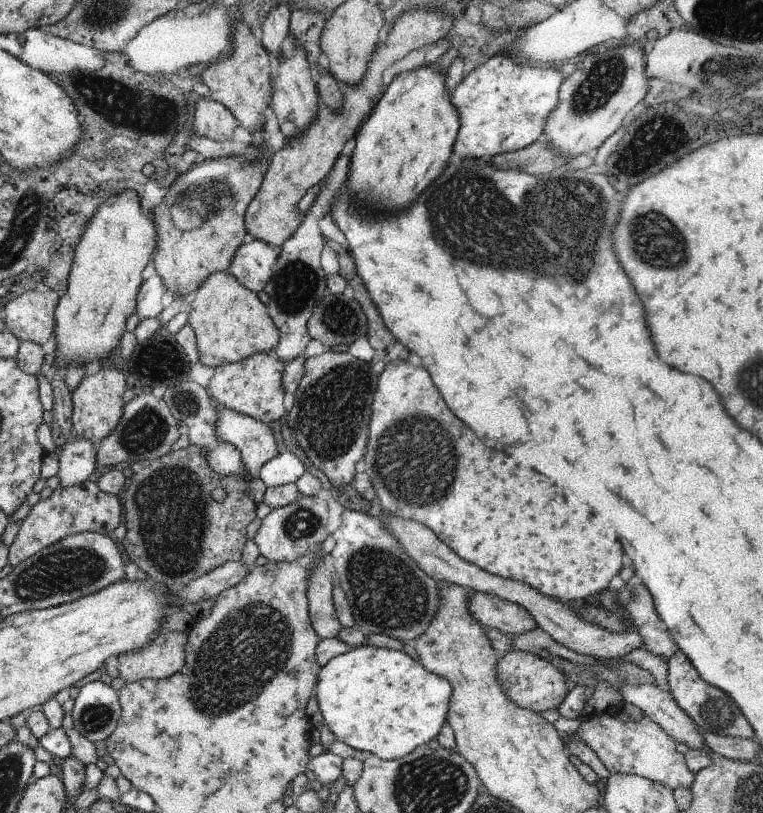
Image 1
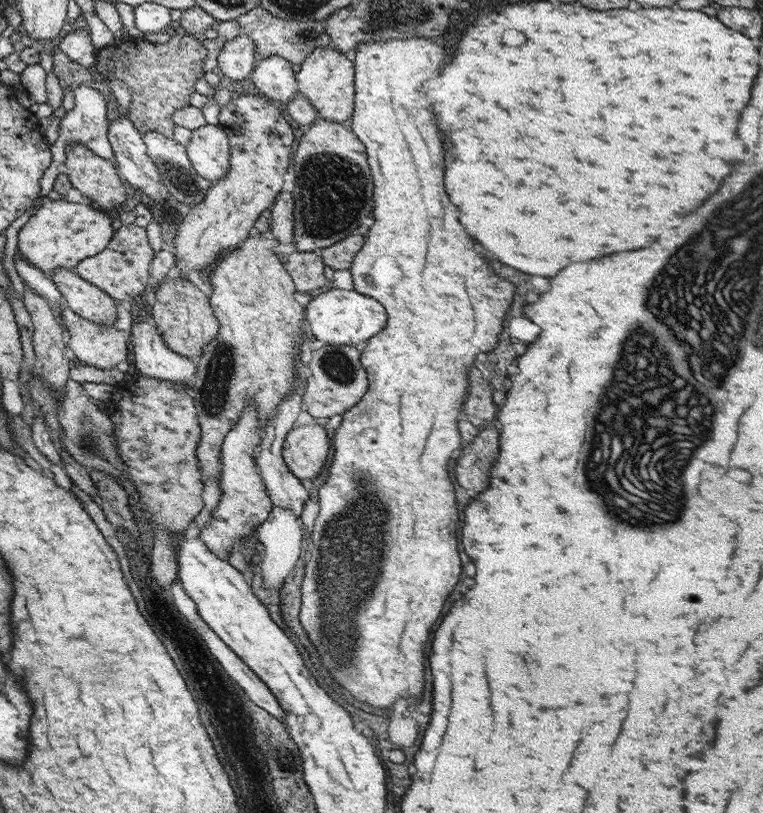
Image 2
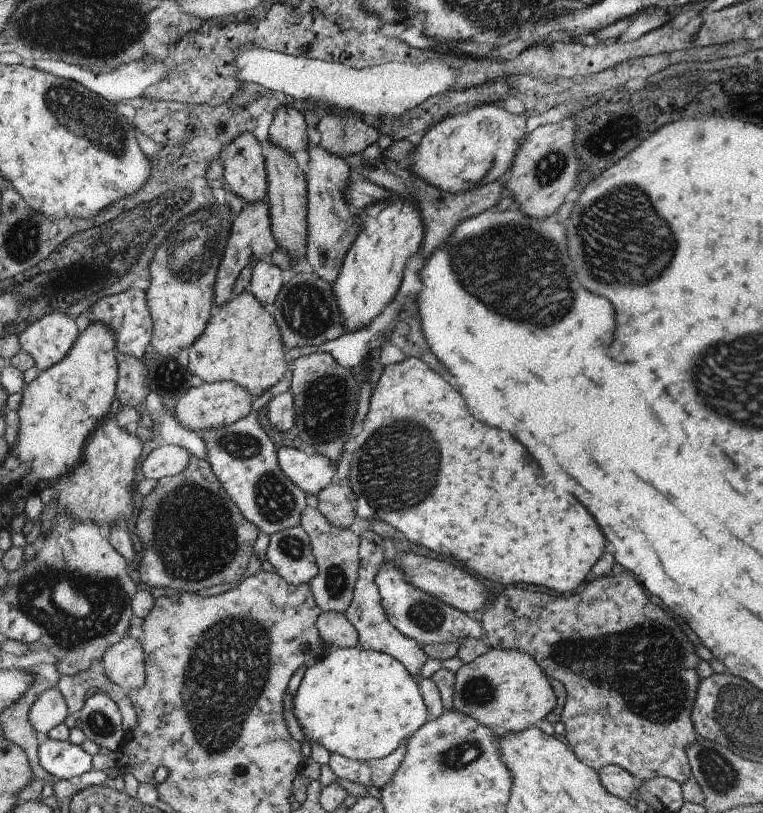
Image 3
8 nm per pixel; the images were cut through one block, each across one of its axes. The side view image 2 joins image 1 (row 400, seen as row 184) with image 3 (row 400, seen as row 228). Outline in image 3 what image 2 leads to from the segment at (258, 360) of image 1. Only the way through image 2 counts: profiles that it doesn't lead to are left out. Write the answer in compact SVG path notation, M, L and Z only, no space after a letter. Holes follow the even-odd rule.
M217 382L217 384L201 384L197 388L191 388L183 394L183 398L175 404L175 420L189 432L197 434L203 430L217 430L221 426L231 426L241 418L247 418L253 410L253 400L251 394L237 386L235 382Z

